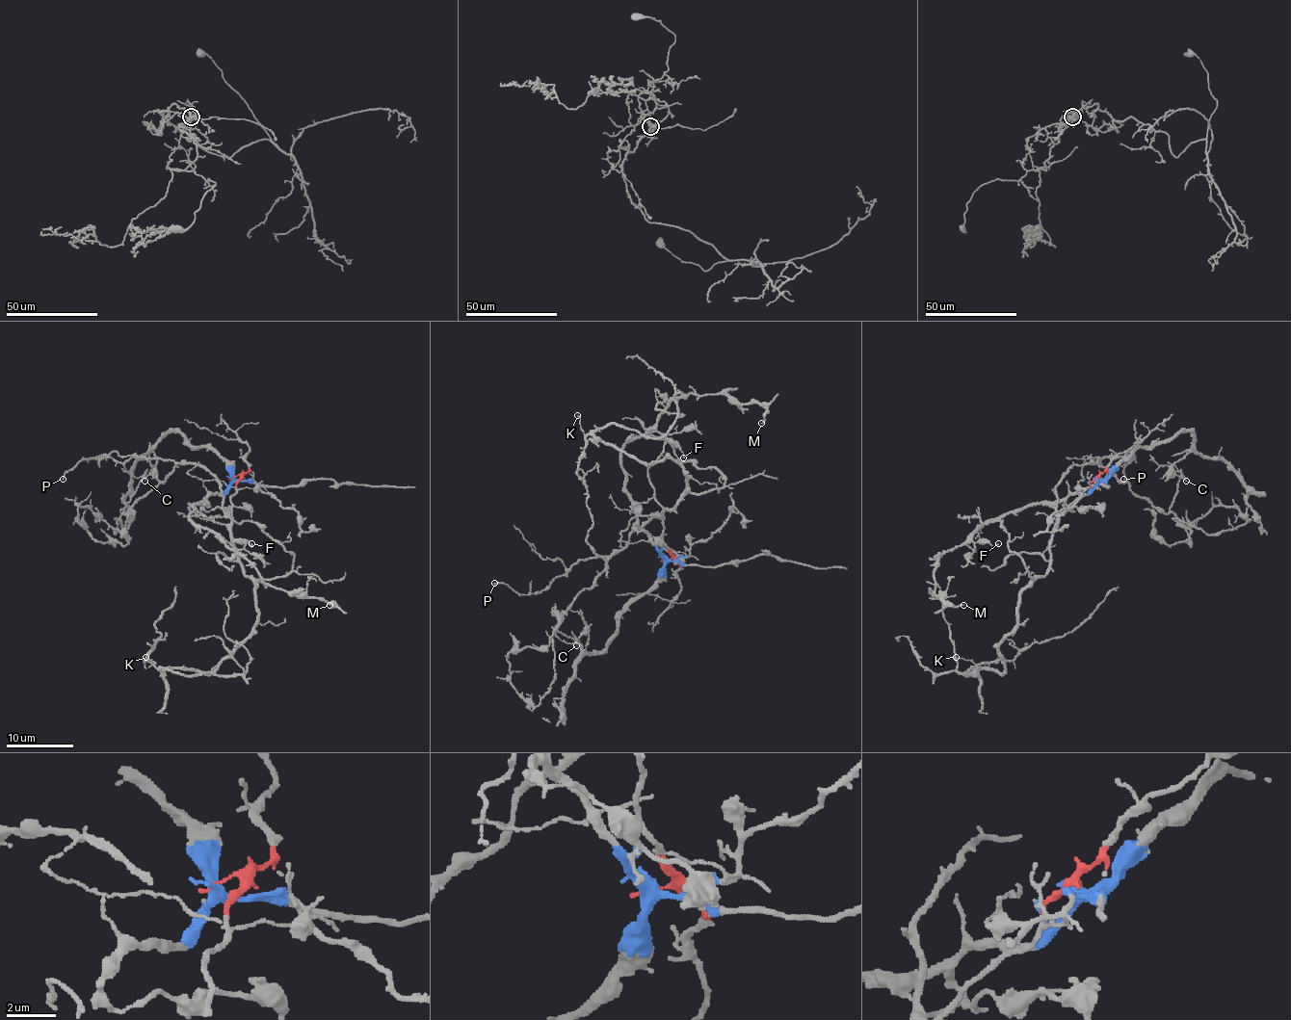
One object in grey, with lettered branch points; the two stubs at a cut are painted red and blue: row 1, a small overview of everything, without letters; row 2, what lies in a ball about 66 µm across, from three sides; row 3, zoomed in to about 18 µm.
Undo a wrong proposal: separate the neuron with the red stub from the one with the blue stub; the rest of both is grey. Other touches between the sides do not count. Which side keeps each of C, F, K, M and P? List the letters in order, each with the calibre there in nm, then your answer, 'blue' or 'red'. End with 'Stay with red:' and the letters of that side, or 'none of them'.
C: calibre 120 nm; blue
F: calibre 110 nm; blue
K: calibre 110 nm; red
M: calibre 130 nm; blue
P: calibre 130 nm; red
Stay with red: K, P

